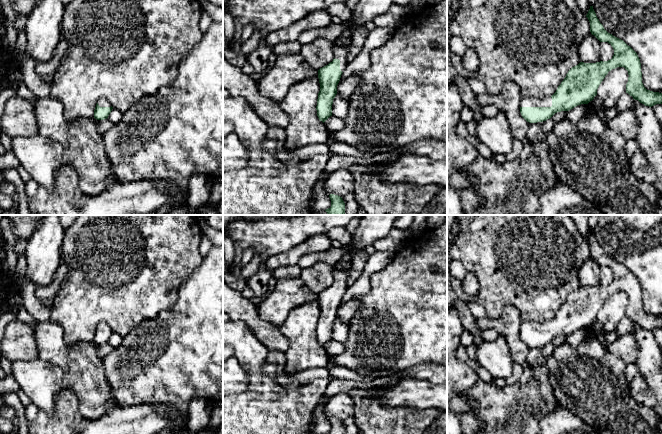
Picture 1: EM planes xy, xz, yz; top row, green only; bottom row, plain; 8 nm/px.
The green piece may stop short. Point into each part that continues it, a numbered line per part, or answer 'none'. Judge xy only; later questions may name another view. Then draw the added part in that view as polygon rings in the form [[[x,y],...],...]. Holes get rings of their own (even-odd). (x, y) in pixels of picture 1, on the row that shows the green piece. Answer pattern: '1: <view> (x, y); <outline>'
1: xy (102, 102); [[[100,98],[97,103],[100,107],[111,107],[111,104],[106,98]]]

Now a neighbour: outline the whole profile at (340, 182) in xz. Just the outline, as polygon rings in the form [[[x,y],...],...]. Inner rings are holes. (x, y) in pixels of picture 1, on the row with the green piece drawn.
[[[340,168],[332,172],[325,180],[325,192],[340,197],[353,192],[354,178],[347,168]]]

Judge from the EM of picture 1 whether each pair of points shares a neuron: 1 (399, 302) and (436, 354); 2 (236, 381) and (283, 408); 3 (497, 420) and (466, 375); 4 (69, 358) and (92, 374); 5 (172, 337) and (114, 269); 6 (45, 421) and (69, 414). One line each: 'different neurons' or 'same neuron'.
1: same neuron
2: different neurons
3: different neurons
4: same neuron
5: different neurons
6: same neuron

